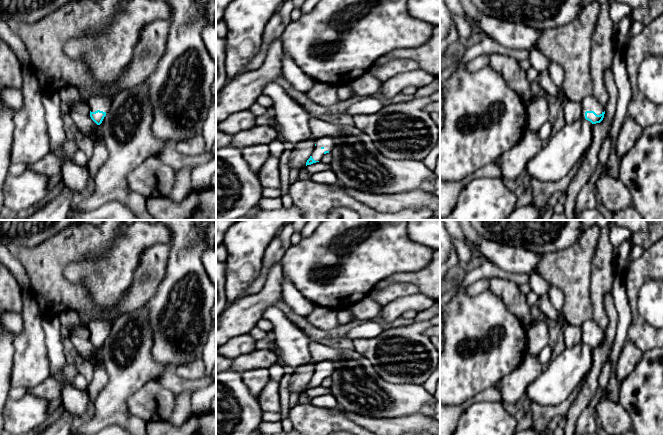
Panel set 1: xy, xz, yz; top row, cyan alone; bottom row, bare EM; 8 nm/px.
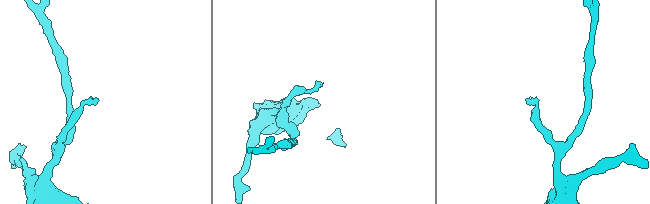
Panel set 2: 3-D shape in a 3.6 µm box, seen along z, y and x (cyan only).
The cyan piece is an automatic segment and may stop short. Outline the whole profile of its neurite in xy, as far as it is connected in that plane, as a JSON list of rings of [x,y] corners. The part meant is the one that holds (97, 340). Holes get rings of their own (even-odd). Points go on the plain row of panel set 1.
[[[97,334],[95,336],[91,336],[90,335],[90,341],[91,343],[97,348],[100,349],[104,343],[104,341],[106,340],[106,336]]]

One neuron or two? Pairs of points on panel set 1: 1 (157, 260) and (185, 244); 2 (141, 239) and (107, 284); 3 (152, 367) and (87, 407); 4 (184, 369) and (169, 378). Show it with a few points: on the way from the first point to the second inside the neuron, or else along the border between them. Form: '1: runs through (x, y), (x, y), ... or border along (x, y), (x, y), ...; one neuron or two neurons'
1: border along (169, 244), (170, 250), (166, 274), (163, 277); two neurons
2: runs through (130, 250), (111, 273); one neuron
3: border along (93, 404), (93, 409), (86, 418); two neurons
4: border along (174, 371), (186, 378), (200, 378); two neurons

